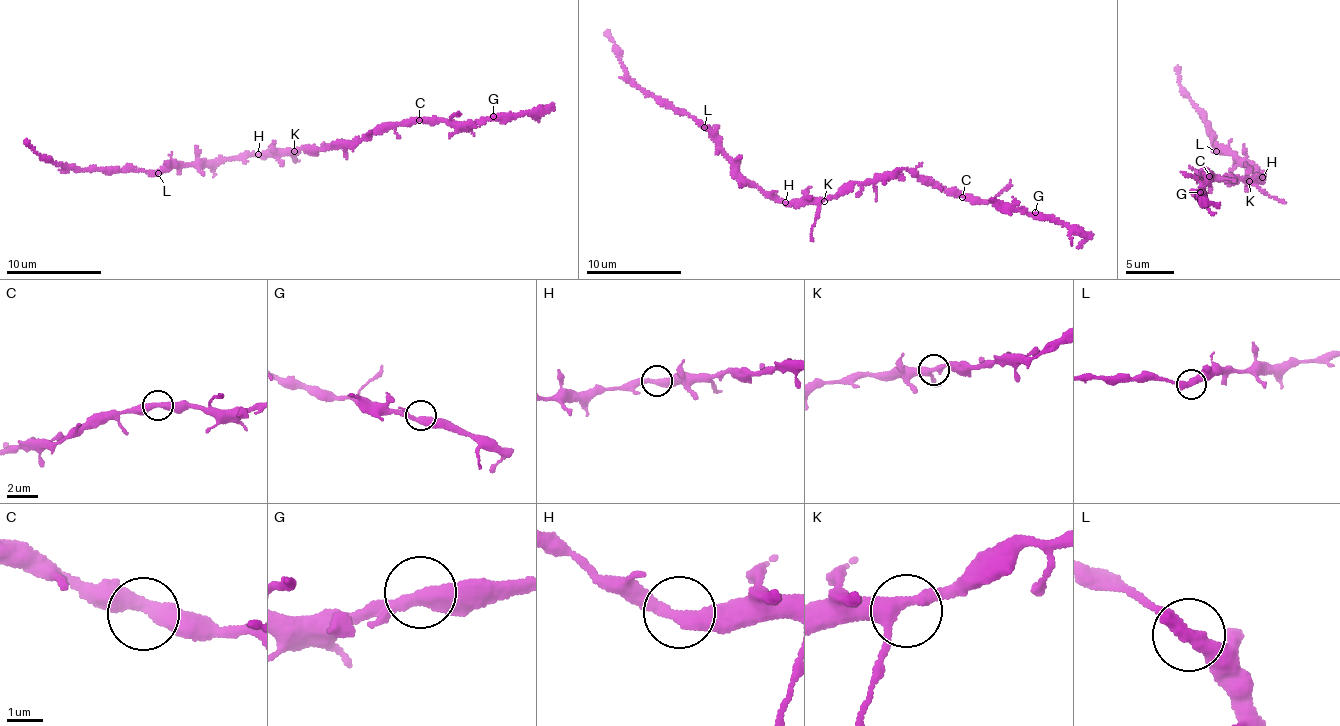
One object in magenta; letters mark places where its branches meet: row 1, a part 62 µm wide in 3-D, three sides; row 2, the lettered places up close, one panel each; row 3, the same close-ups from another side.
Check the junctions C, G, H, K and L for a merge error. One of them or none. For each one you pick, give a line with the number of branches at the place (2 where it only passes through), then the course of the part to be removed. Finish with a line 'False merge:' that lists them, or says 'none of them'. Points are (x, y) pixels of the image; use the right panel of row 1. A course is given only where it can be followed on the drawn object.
False merge: none of them

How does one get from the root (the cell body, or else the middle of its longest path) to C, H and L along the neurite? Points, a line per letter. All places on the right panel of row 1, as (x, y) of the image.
C: (1248, 178), (1231, 182), (1222, 177), (1218, 181), (1211, 179), (1208, 182), (1195, 176), (1209, 176)
H: (1248, 178), (1256, 174), (1262, 177)
L: (1248, 178), (1256, 174), (1262, 177), (1265, 174), (1231, 155), (1216, 151)

